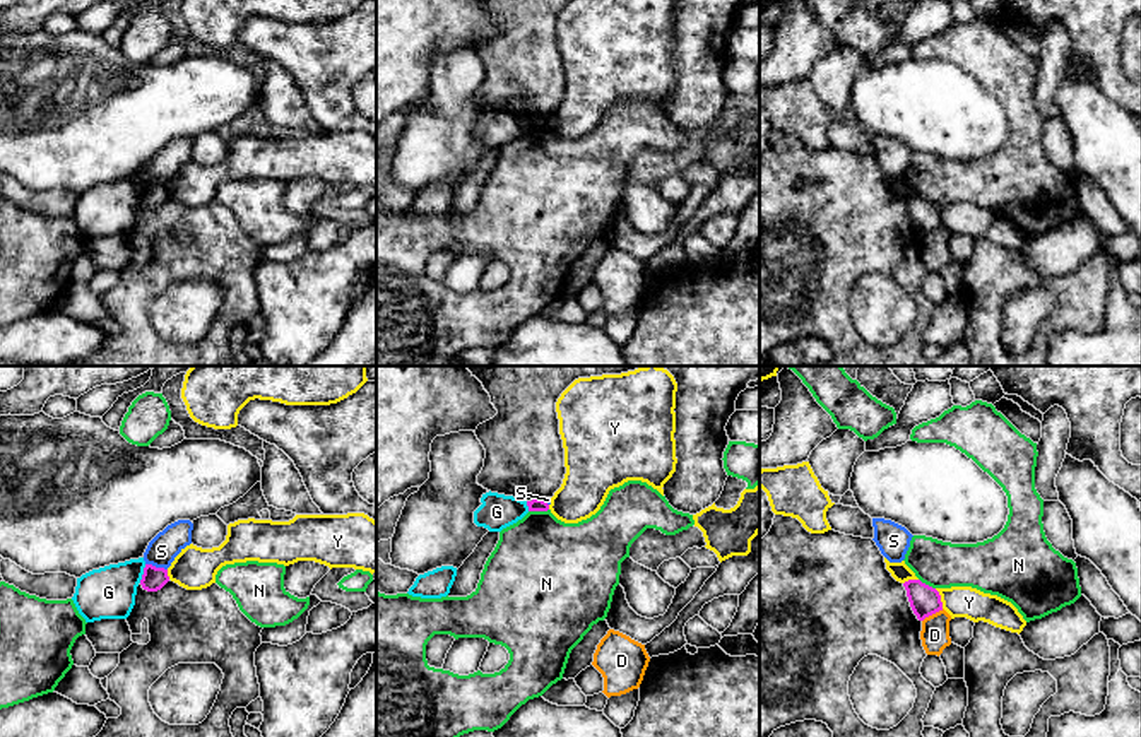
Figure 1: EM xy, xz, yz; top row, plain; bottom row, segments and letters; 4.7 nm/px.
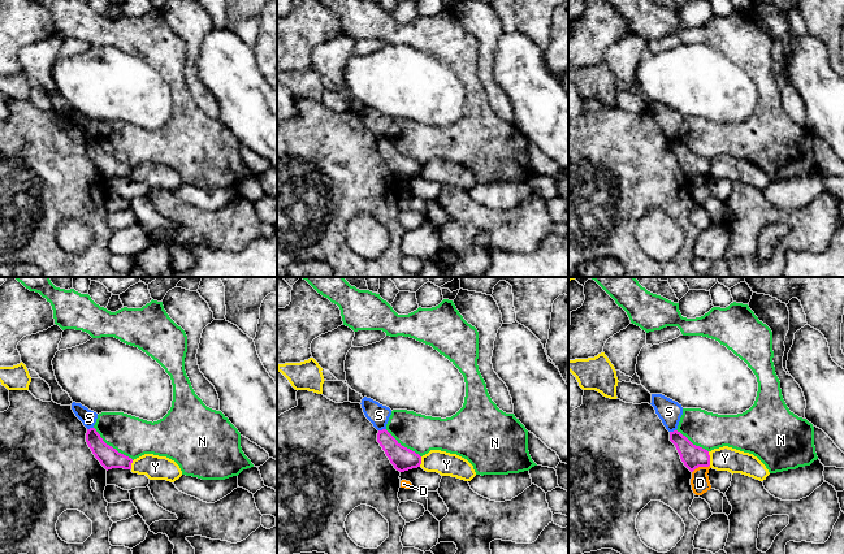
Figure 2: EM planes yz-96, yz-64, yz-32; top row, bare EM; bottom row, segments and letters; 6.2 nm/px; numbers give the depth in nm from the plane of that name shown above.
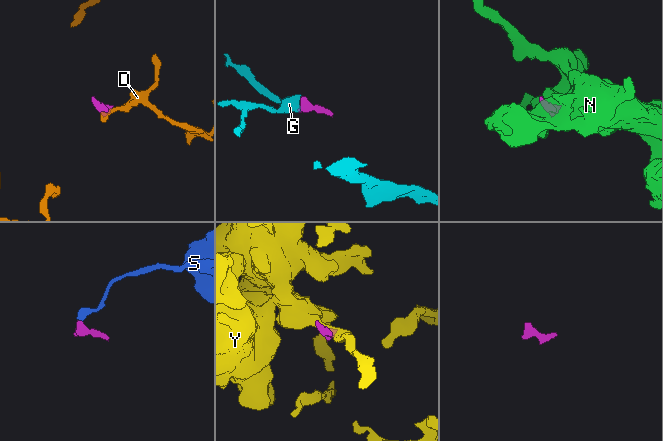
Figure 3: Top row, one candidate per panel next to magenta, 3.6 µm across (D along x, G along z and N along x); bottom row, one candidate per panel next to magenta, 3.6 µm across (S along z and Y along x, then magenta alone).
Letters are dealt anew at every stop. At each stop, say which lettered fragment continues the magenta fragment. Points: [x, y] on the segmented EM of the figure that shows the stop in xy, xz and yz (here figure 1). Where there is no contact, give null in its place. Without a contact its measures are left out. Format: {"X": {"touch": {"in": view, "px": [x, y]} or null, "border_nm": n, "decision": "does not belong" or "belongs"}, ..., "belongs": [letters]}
{"D": {"touch": {"in": "yz", "px": [933, 613]}, "border_nm": 120, "decision": "does not belong"}, "G": {"touch": {"in": "xy", "px": [144, 573]}, "border_nm": 90, "decision": "does not belong"}, "N": {"touch": {"in": "xz", "px": [537, 510]}, "border_nm": 100, "decision": "does not belong"}, "S": {"touch": {"in": "xy", "px": [156, 568]}, "border_nm": 110, "decision": "does not belong"}, "Y": {"touch": {"in": "yz", "px": [939, 599]}, "border_nm": 100, "decision": "does not belong"}, "belongs": []}

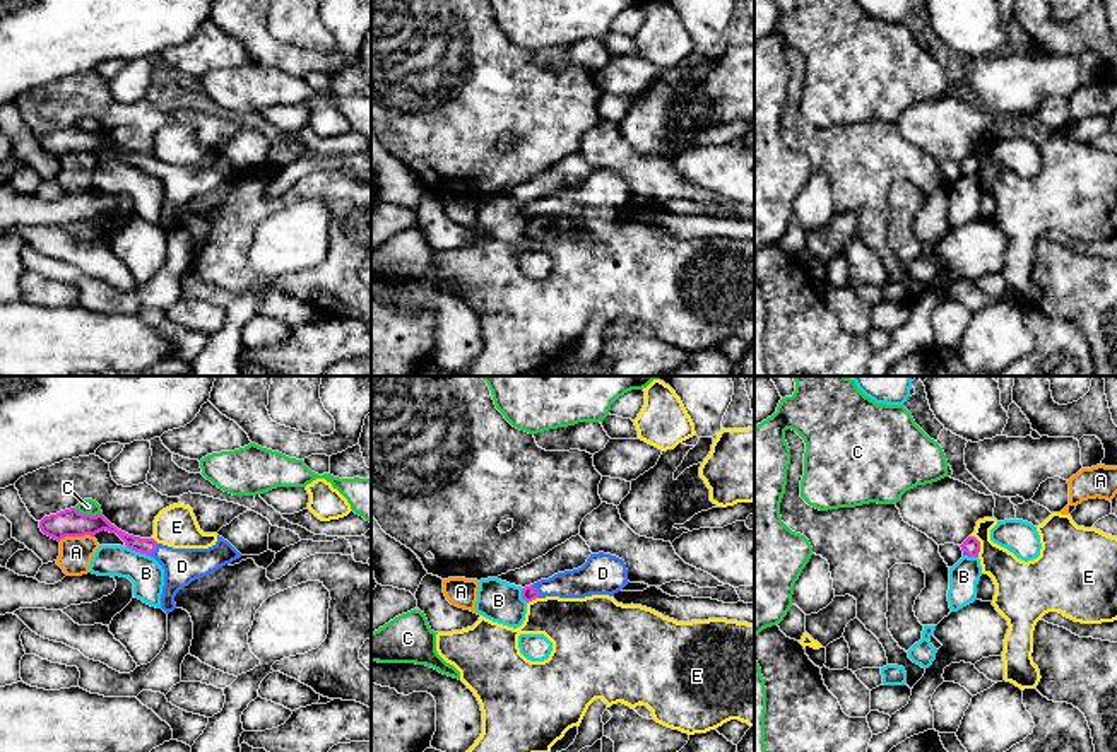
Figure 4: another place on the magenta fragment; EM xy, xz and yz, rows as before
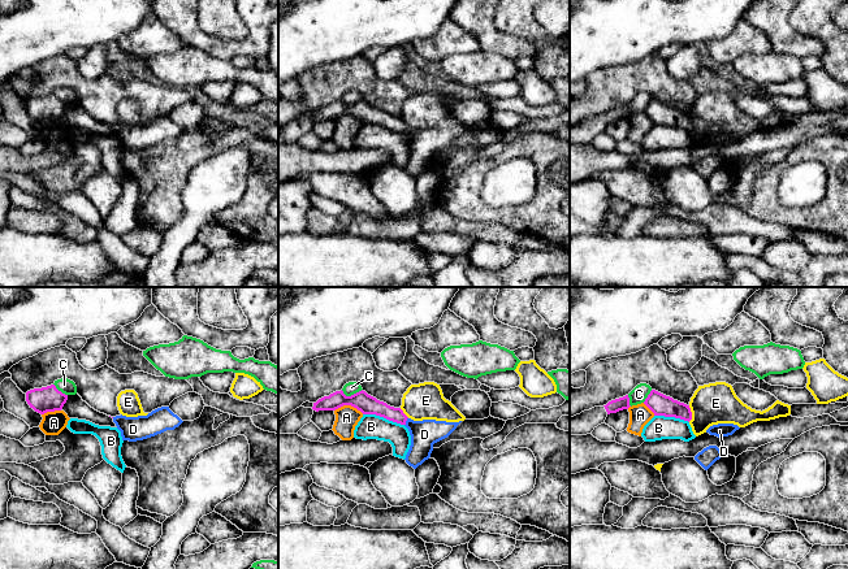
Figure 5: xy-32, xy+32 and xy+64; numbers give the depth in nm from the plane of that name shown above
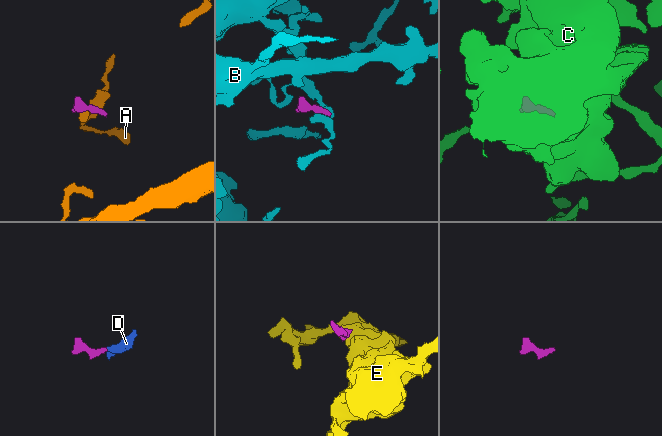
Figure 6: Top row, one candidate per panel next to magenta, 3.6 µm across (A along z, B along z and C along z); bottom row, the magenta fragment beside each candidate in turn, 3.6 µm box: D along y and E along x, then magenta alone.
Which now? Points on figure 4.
{"A": {"touch": {"in": "xy", "px": [76, 535]}, "border_nm": 170, "decision": "does not belong"}, "B": {"touch": {"in": "xy", "px": [137, 551]}, "border_nm": 130, "decision": "does not belong"}, "C": {"touch": {"in": "xy", "px": [88, 515]}, "border_nm": 140, "decision": "does not belong"}, "D": {"touch": {"in": "xz", "px": [537, 592]}, "border_nm": 80, "decision": "belongs"}, "E": {"touch": {"in": "yz", "px": [979, 546]}, "border_nm": 110, "decision": "does not belong"}, "belongs": ["D"]}

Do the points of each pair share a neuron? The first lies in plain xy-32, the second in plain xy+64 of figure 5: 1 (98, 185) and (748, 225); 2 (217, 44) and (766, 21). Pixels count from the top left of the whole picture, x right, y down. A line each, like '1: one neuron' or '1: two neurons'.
1: two neurons
2: one neuron

